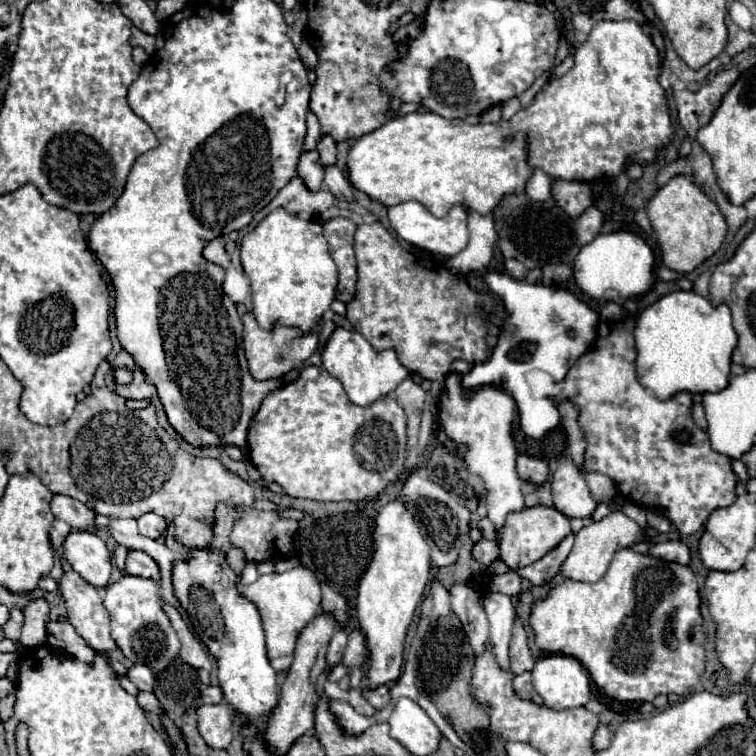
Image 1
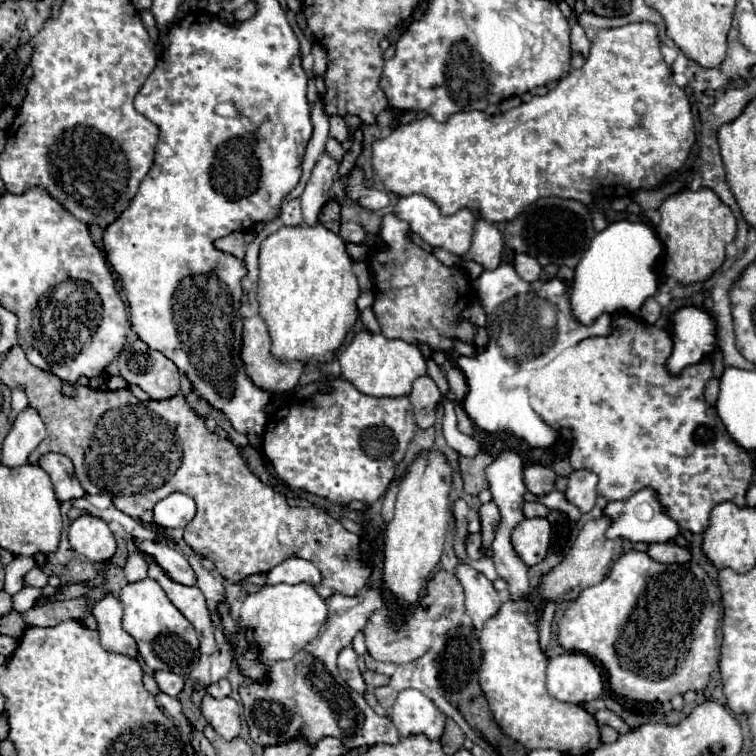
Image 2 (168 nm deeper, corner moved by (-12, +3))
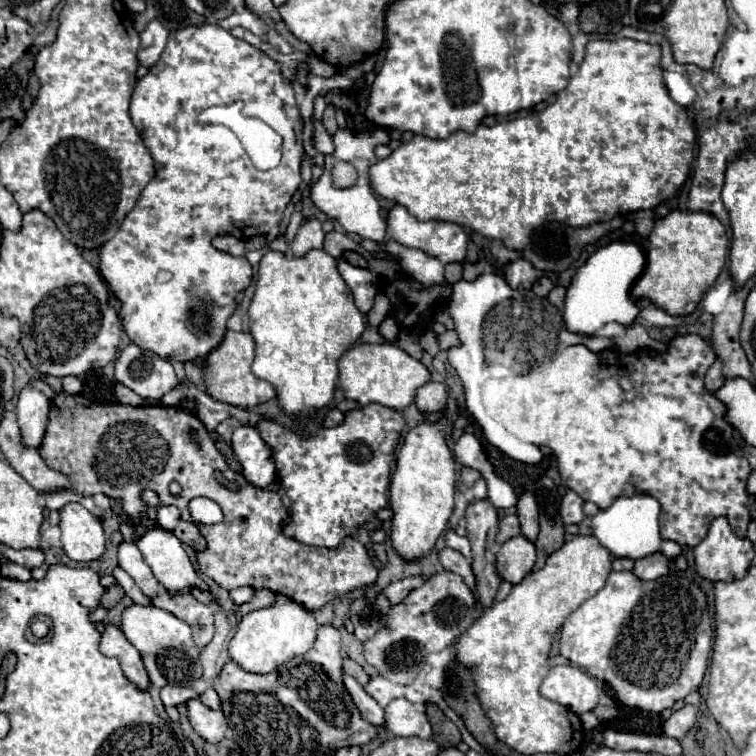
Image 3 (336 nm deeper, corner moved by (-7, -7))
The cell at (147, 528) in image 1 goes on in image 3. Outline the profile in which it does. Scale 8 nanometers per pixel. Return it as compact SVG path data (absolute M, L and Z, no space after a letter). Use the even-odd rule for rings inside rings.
M163 506L157 512L157 524L163 530L175 530L179 520L181 520L181 516L179 516L179 510L175 506Z

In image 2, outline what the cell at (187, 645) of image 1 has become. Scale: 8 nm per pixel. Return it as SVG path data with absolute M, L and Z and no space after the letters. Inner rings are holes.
M140 552L146 562L148 562L148 578L156 580L166 596L172 600L172 604L176 604L176 608L180 608L180 612L184 616L188 616L188 620L192 620L198 636L200 636L200 652L202 654L212 654L216 648L214 642L214 622L210 616L210 610L206 606L206 598L204 594L196 588L196 586L184 586L174 582L156 562L150 554Z

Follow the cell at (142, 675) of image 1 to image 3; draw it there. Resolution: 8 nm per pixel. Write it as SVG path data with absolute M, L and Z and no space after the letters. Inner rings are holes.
M163 686L161 688L161 700L165 706L177 706L189 700L189 696L193 698L195 692L189 688L181 688L181 686Z

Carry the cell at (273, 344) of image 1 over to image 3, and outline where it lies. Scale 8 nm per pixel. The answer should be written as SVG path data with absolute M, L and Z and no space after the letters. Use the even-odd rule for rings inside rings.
M227 332L225 334L221 346L217 350L213 350L207 358L205 376L207 376L209 392L213 398L227 402L231 406L239 406L239 408L255 408L255 406L275 398L275 388L269 382L259 380L251 372L253 354L255 354L255 340L249 332Z

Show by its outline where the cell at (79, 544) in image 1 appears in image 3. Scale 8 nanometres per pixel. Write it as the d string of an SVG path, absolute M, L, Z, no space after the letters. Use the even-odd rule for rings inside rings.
M67 504L61 510L61 544L75 562L99 560L105 552L105 534L101 522L81 504Z

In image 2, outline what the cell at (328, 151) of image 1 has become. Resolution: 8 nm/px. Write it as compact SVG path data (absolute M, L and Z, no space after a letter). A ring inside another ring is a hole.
M330 116L330 136L334 136L338 142L344 142L348 138L348 128L342 116Z

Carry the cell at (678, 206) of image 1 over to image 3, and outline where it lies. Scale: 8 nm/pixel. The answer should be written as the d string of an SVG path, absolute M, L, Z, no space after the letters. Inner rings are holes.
M673 210L655 220L653 232L649 234L647 266L633 286L633 296L649 298L673 316L691 314L723 270L727 250L729 238L725 226L713 214Z

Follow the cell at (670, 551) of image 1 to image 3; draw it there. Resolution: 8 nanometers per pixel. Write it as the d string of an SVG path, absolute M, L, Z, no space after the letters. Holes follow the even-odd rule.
M655 552L655 554L649 554L641 560L635 560L633 572L641 580L655 580L655 578L661 578L661 576L669 574L669 560L663 554Z

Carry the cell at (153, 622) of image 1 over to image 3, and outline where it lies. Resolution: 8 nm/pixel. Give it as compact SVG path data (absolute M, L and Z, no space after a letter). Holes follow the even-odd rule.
M131 604L123 610L121 630L123 630L125 638L139 650L153 686L157 686L157 688L163 688L167 684L189 686L193 680L197 680L201 676L201 664L199 664L201 652L193 644L191 628L185 622L181 622L179 618L175 618L171 612L165 612L155 606Z

